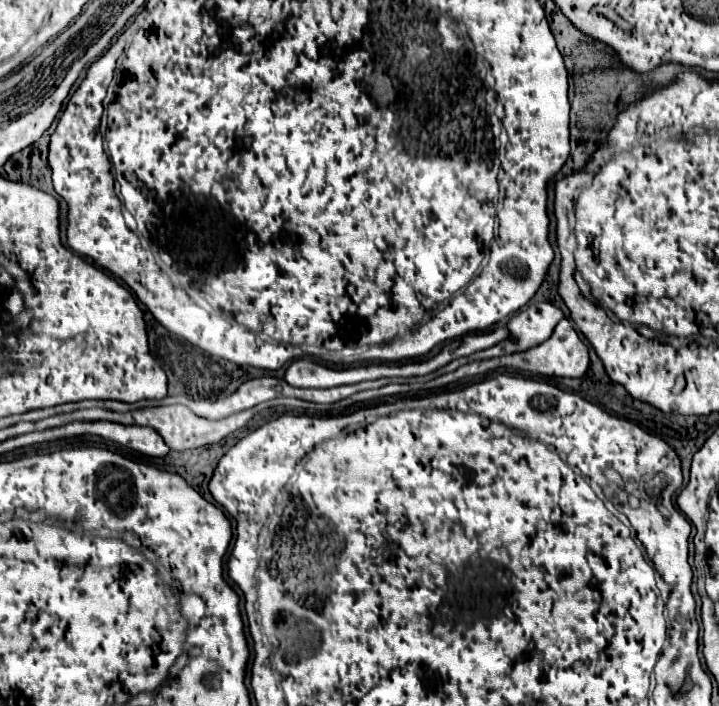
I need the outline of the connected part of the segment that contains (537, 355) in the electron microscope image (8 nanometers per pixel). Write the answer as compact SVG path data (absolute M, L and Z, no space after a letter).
M562 319L556 325L554 333L548 337L548 341L544 341L542 345L536 345L532 349L520 351L520 353L504 355L500 361L504 367L522 369L522 371L530 371L530 373L538 373L538 375L546 375L546 377L582 377L590 363L588 347L582 343L578 333L574 331L574 325L570 319Z

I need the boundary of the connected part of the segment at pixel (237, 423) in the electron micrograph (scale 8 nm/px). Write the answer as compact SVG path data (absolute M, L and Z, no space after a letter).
M170 405L170 407L148 407L148 409L138 409L136 413L144 413L144 425L152 427L154 431L160 433L160 437L164 439L164 443L174 449L174 451L186 451L186 449L198 449L210 443L218 443L220 439L224 439L226 435L242 429L252 417L254 417L254 409L230 415L226 419L218 419L218 421L210 421L210 419L202 419L198 415L194 415L188 407L184 405Z

